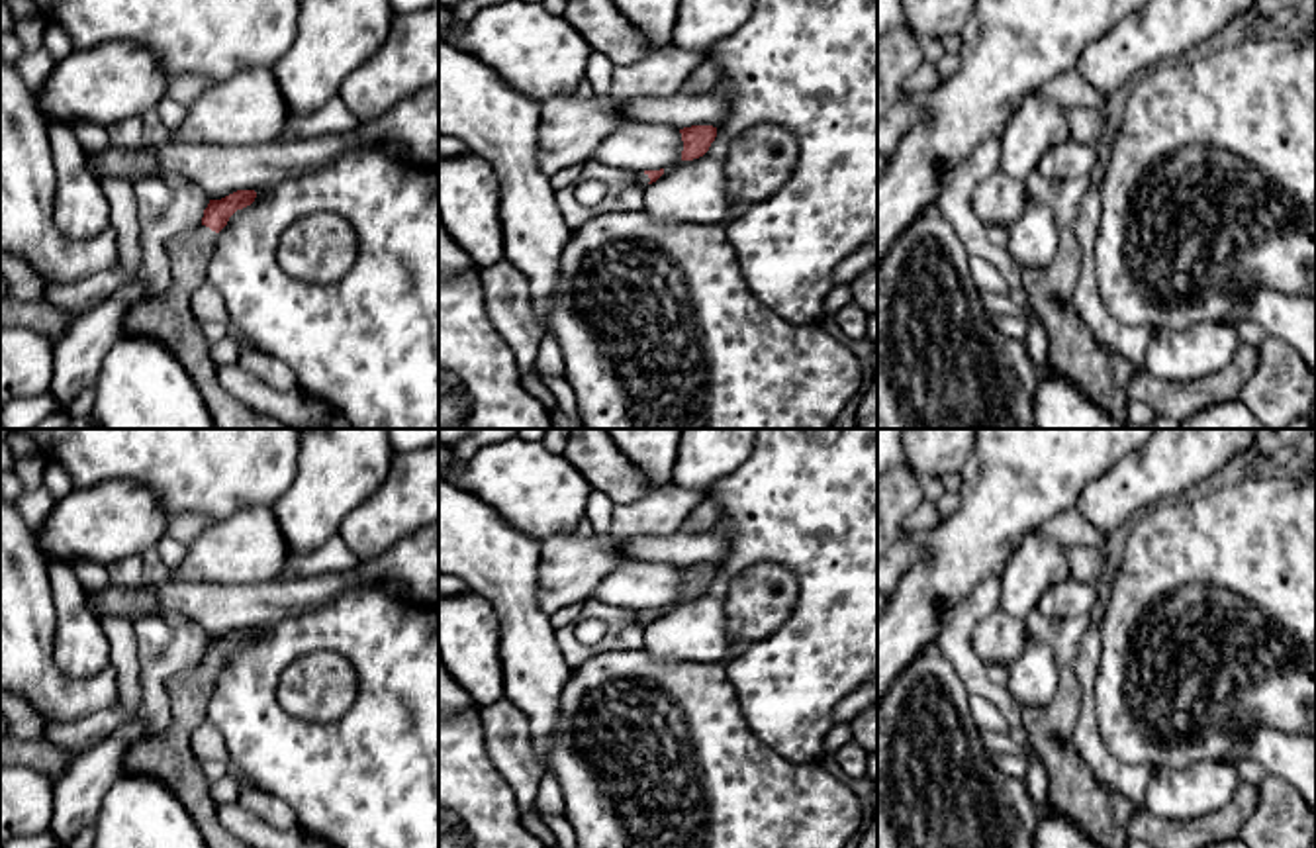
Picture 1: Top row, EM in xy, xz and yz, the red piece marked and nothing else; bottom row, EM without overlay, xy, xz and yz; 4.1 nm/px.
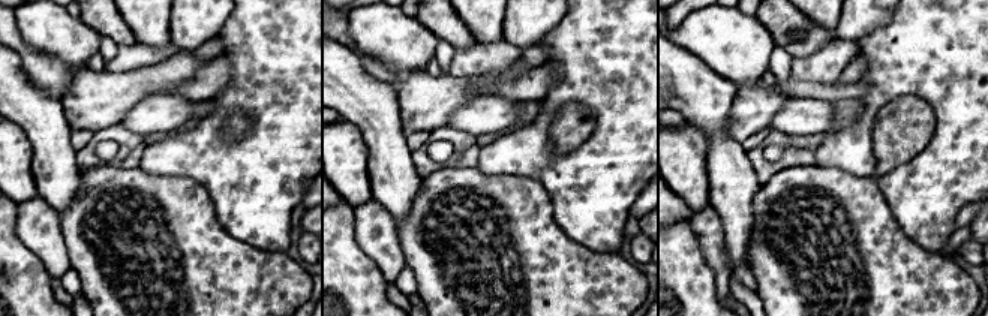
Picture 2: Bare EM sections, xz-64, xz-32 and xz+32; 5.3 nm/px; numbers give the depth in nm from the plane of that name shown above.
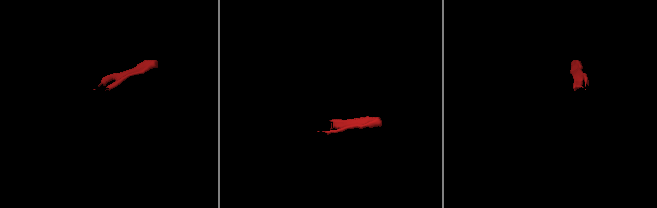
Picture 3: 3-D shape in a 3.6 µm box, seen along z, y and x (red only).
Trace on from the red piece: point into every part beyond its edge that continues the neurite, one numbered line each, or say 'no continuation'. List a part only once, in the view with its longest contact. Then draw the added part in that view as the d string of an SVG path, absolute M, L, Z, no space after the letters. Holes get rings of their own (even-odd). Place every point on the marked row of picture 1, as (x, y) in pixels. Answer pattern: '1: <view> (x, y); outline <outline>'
1: xy (167, 318); outline M200 223L166 241L170 288L133 304L121 335L159 341L184 366L215 429L288 429L280 419L247 407L219 384L210 343L190 309L192 294L206 282L215 239L217 233Z

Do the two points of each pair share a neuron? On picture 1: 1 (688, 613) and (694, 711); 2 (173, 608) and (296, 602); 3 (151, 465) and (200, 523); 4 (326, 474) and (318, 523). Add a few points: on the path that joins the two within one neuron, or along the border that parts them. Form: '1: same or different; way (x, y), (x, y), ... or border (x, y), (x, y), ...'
1: different; border (645, 651), (657, 657), (713, 662), (731, 680)
2: same; way (204, 604), (265, 604)
3: different; border (169, 516), (196, 512), (214, 519)
4: same; way (326, 486), (318, 500), (318, 512)

